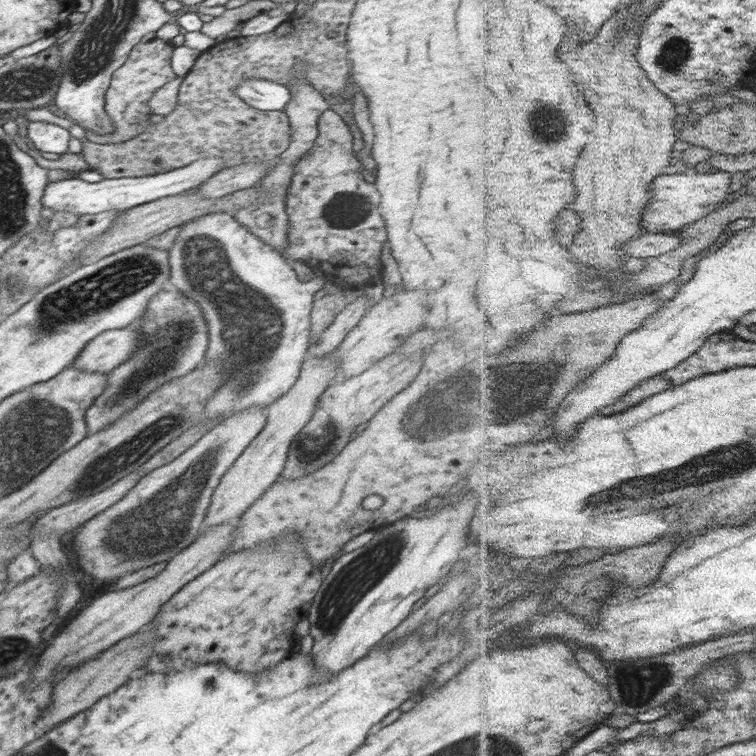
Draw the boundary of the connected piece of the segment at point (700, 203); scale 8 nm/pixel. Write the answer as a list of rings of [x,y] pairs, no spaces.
[[[694,168],[679,173],[668,173],[653,182],[653,204],[645,212],[643,227],[654,233],[680,233],[686,226],[694,224],[717,211],[732,192],[733,173],[717,171],[702,173]]]

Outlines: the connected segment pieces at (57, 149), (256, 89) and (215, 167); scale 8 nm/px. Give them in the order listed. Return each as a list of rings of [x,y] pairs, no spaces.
[[[30,121],[26,130],[25,140],[38,151],[62,155],[68,150],[68,129],[46,121]]]
[[[242,80],[235,88],[239,96],[248,106],[264,111],[284,111],[291,94],[286,86],[268,80]]]
[[[208,157],[191,162],[182,168],[141,177],[107,178],[94,183],[72,177],[49,182],[44,187],[41,203],[50,208],[52,212],[59,210],[60,212],[74,212],[79,217],[114,210],[127,211],[160,198],[194,189],[222,168],[226,168],[225,158]]]

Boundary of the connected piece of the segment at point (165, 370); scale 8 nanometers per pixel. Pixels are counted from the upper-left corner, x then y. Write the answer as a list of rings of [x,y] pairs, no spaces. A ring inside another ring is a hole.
[[[176,288],[160,290],[146,308],[146,314],[140,322],[130,324],[142,334],[142,344],[127,361],[114,367],[107,378],[104,390],[94,399],[86,410],[88,434],[96,434],[110,424],[124,417],[132,408],[136,408],[158,386],[170,382],[170,378],[180,378],[192,372],[198,364],[204,362],[204,352],[208,346],[208,326],[198,304],[188,300]],[[152,318],[156,326],[152,326]]]

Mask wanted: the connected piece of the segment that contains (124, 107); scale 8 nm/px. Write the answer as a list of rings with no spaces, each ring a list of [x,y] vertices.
[[[154,38],[146,43],[140,42],[133,46],[123,66],[114,71],[111,84],[105,92],[105,111],[115,125],[118,136],[123,136],[124,141],[131,139],[150,124],[149,120],[146,121],[146,116],[152,114],[147,105],[148,100],[156,90],[176,78],[171,67],[172,51],[170,41],[163,39]]]

